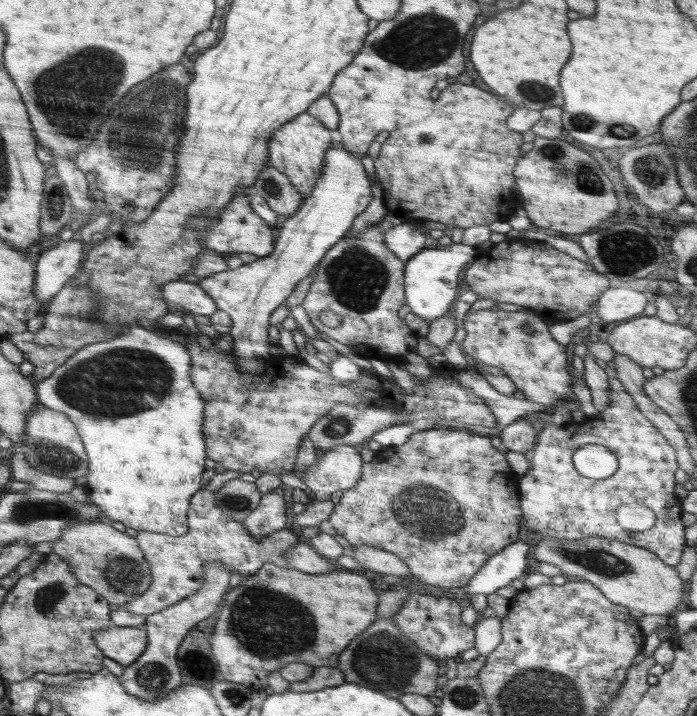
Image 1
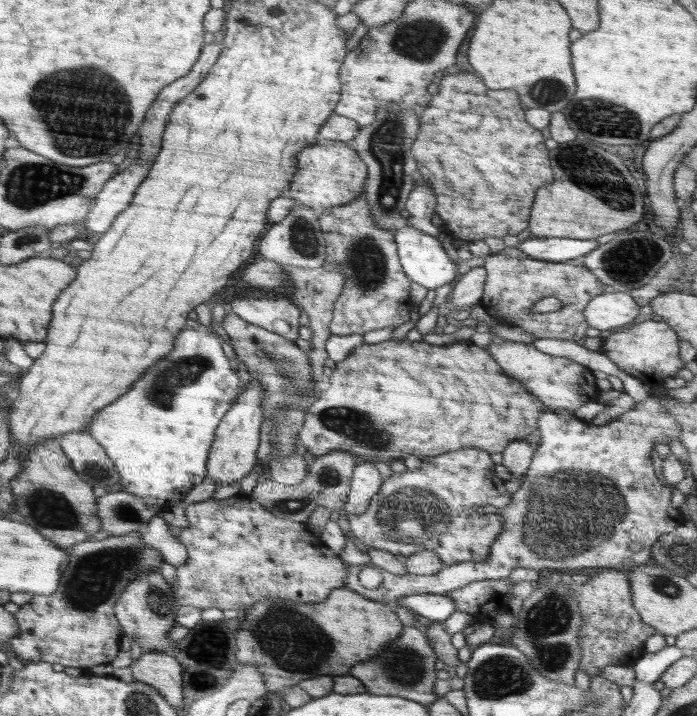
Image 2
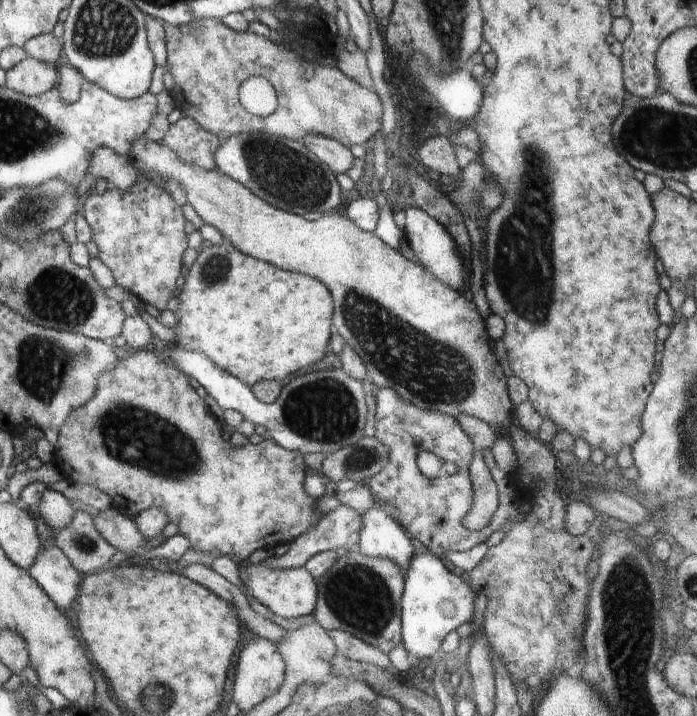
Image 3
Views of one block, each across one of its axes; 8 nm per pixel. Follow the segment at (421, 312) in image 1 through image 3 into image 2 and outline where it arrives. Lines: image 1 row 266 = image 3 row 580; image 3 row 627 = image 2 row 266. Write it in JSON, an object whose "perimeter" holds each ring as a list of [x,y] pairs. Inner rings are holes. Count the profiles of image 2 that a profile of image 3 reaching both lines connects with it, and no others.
{"perimeter":[[[399,224],[395,229],[394,240],[397,246],[398,262],[412,282],[417,282],[428,291],[436,291],[437,288],[445,284],[451,284],[450,282],[458,278],[459,275],[456,272],[458,263],[450,259],[437,237],[424,231],[420,232],[412,226]]]}

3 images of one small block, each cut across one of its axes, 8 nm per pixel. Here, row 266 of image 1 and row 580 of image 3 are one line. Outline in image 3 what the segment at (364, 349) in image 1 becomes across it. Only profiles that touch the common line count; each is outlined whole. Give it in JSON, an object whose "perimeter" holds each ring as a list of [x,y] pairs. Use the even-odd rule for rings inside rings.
{"perimeter":[[[358,548],[344,552],[316,580],[315,620],[326,631],[342,629],[388,655],[402,642],[401,598],[405,572],[386,557],[368,557]]]}

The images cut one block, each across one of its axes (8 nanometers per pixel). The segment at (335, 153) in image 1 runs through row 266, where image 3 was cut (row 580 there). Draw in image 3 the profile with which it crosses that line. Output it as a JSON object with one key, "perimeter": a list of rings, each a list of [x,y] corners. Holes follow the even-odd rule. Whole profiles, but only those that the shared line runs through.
{"perimeter":[[[246,561],[238,565],[239,578],[246,592],[252,594],[259,603],[272,610],[276,616],[285,619],[295,619],[301,616],[313,614],[317,603],[317,579],[315,579],[304,567],[290,567],[280,569],[265,567],[262,564],[255,565]]]}

